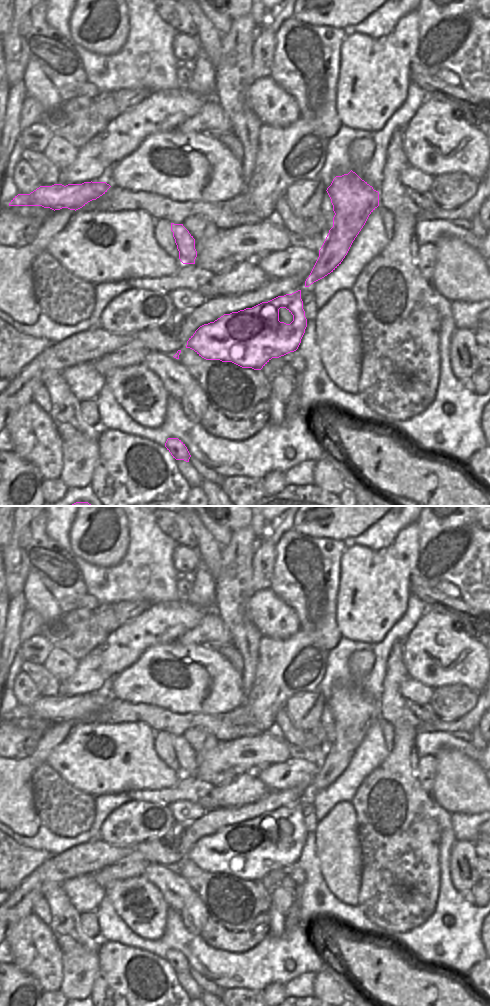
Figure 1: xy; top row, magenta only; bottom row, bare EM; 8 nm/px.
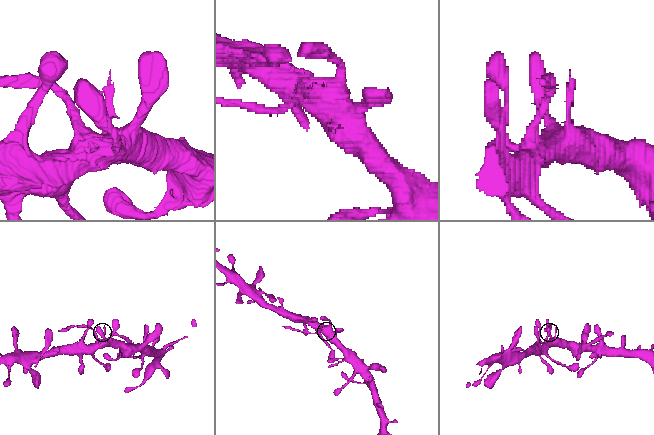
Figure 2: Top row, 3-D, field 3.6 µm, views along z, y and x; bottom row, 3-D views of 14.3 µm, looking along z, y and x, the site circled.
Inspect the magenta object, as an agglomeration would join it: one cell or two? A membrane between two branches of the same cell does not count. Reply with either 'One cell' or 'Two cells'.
Two cells.

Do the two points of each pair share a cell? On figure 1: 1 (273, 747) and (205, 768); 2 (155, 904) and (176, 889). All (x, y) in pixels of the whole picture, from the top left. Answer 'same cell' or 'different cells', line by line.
1: same cell
2: different cells

